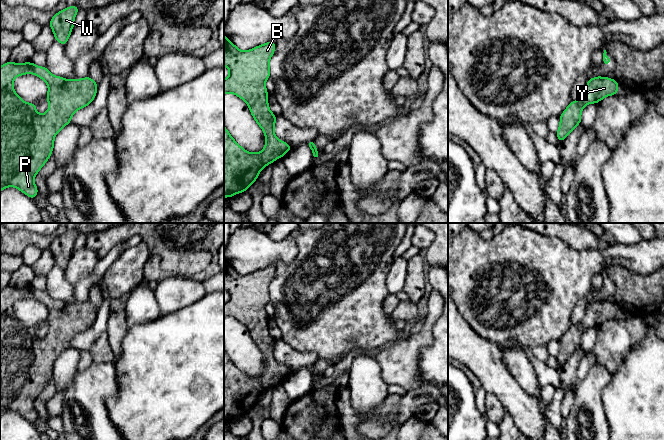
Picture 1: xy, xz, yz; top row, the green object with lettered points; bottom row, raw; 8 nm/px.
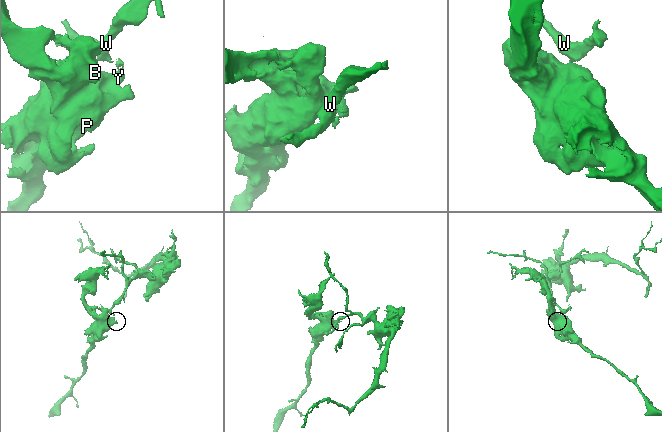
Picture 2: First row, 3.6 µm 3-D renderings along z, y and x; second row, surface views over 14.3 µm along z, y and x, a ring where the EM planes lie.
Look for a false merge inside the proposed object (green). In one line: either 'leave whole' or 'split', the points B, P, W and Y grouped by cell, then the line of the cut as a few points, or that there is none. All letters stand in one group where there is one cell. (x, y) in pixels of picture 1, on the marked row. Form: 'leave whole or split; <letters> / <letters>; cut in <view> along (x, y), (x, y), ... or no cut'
split; B P Y / W; cut in yz along (598, 76), (595, 78)

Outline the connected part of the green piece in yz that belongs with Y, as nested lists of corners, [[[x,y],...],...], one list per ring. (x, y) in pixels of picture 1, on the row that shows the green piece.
[[[608,77],[591,78],[587,82],[586,90],[578,101],[571,101],[560,118],[560,126],[556,132],[559,142],[563,141],[569,133],[581,124],[582,109],[590,103],[597,104],[609,95],[617,95],[618,82]]]

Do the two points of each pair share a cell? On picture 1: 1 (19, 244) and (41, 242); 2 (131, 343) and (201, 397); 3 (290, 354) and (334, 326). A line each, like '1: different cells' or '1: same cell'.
1: same cell
2: same cell
3: different cells

